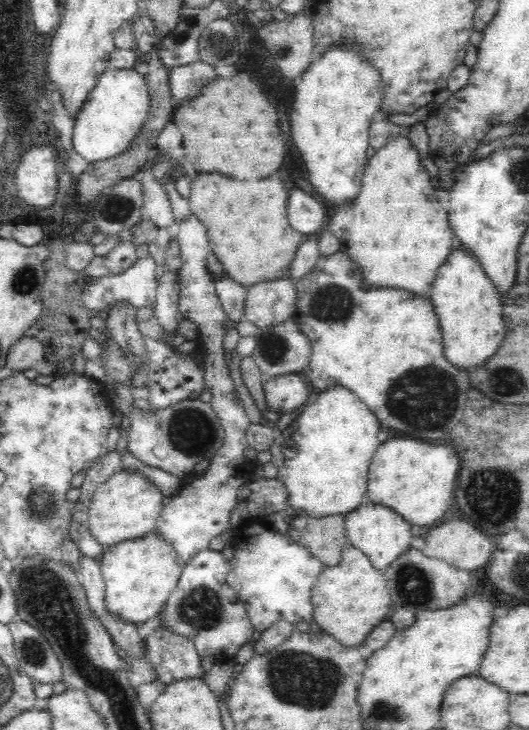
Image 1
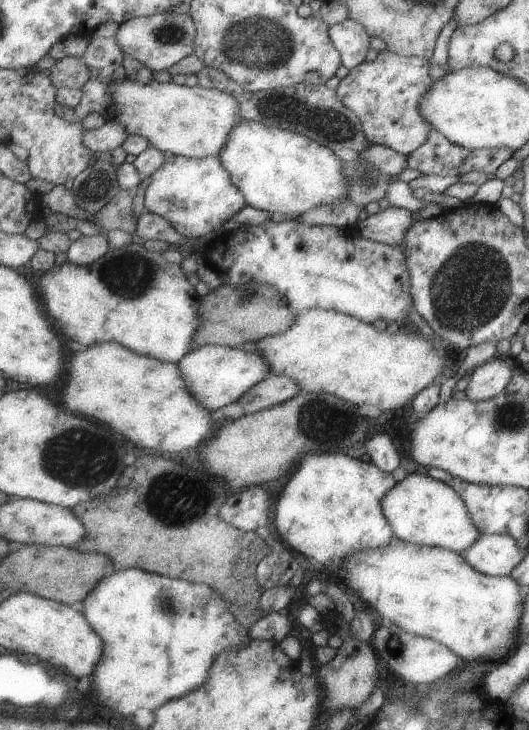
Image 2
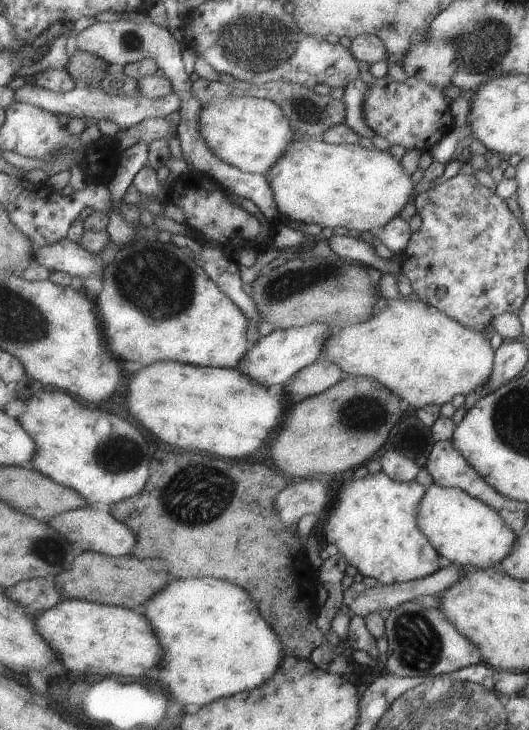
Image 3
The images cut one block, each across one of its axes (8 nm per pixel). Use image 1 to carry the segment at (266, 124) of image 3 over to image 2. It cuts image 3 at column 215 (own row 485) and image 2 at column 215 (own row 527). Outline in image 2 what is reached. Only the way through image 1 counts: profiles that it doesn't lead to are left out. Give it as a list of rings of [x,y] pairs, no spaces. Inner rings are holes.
[[[127,78],[112,87],[112,96],[115,100],[114,119],[123,124],[129,134],[142,135],[150,140],[152,147],[173,155],[197,159],[211,156],[219,157],[226,150],[228,139],[234,129],[241,120],[245,120],[243,103],[233,94],[202,88],[199,85],[197,87],[185,87],[175,84],[173,81],[159,84],[157,80],[153,80],[150,84],[144,84]]]

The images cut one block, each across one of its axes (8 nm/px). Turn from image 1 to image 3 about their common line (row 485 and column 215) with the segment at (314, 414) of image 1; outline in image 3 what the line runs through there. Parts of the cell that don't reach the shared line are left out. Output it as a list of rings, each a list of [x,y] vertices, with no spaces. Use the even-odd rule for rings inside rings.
[[[137,239],[117,253],[113,262],[106,266],[106,278],[103,290],[97,294],[97,304],[113,352],[141,367],[172,361],[238,369],[239,362],[249,351],[247,328],[250,320],[243,310],[207,275],[194,255],[167,240]]]

